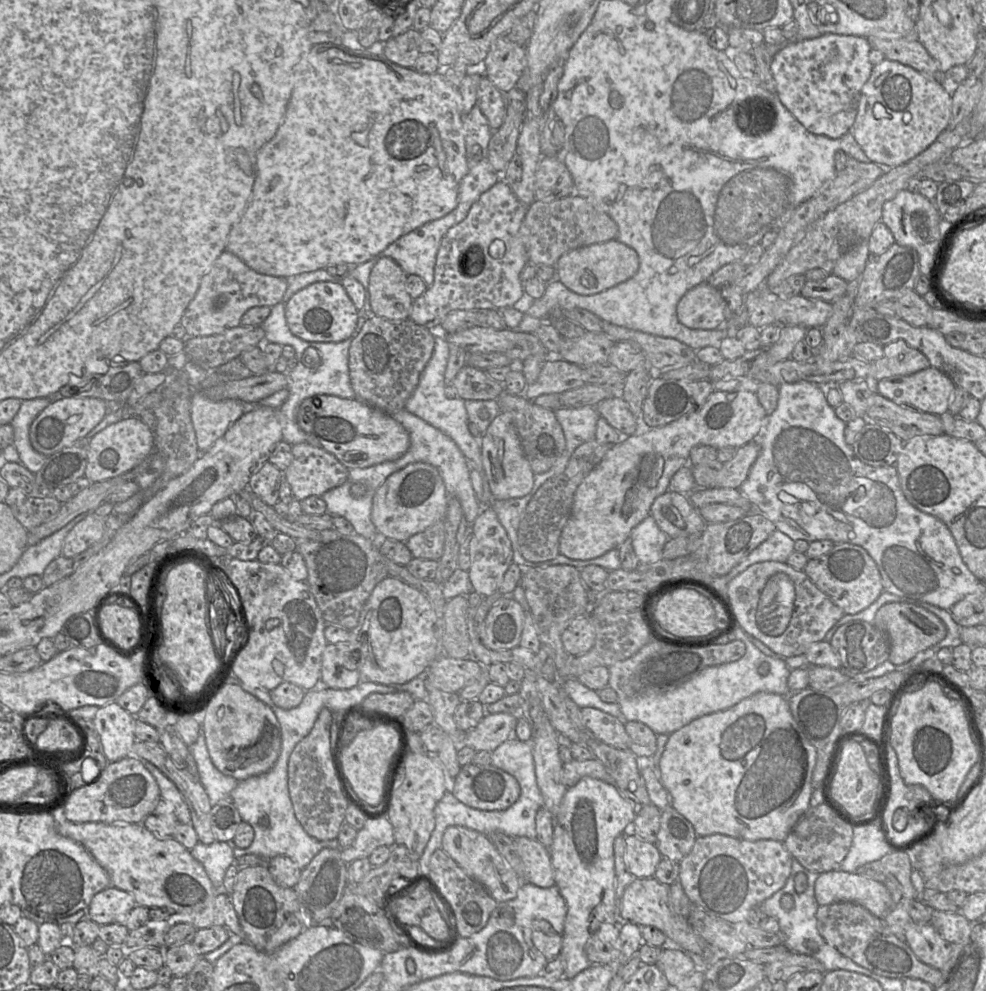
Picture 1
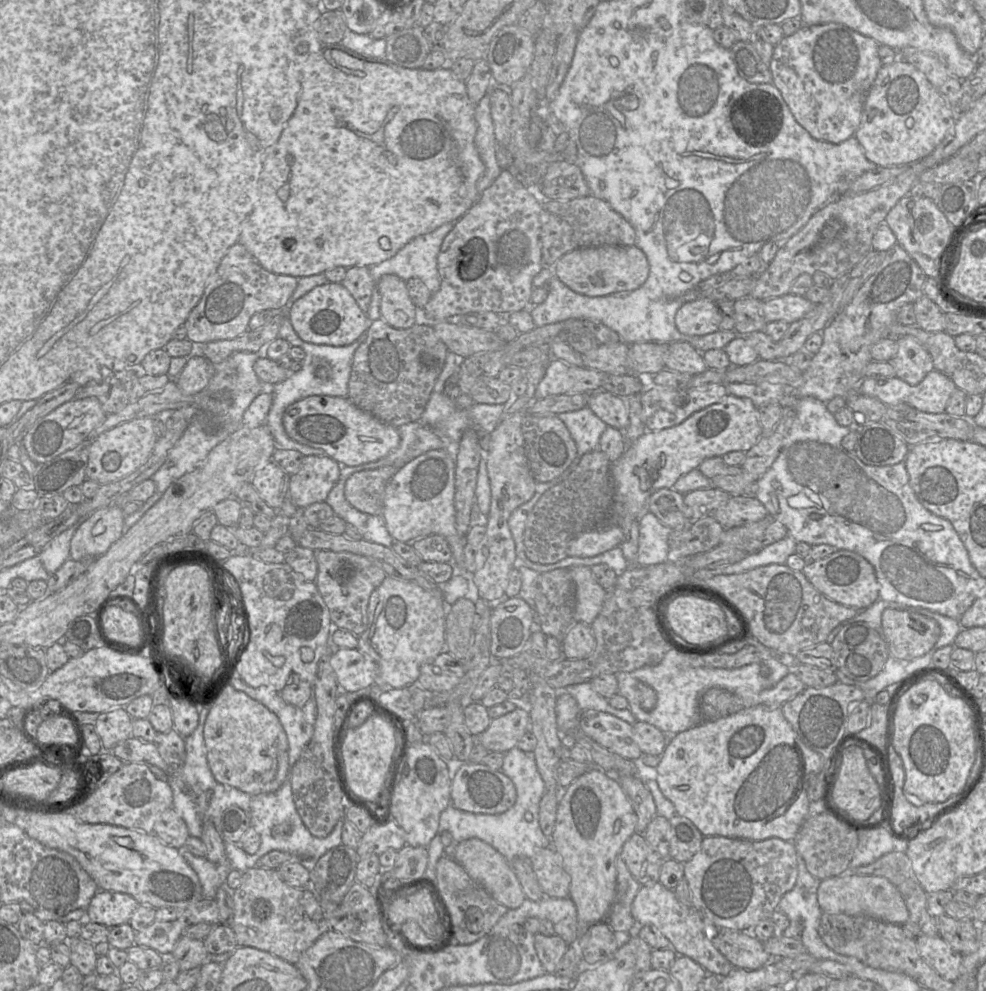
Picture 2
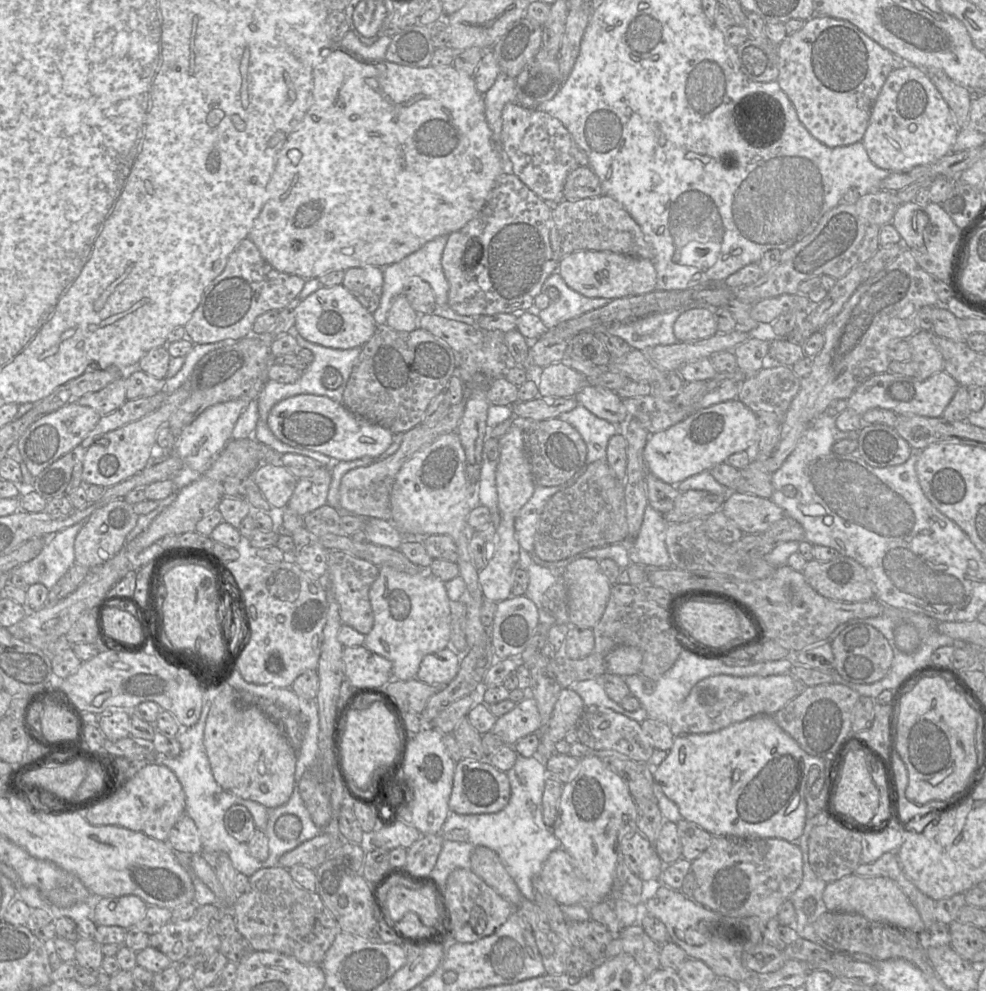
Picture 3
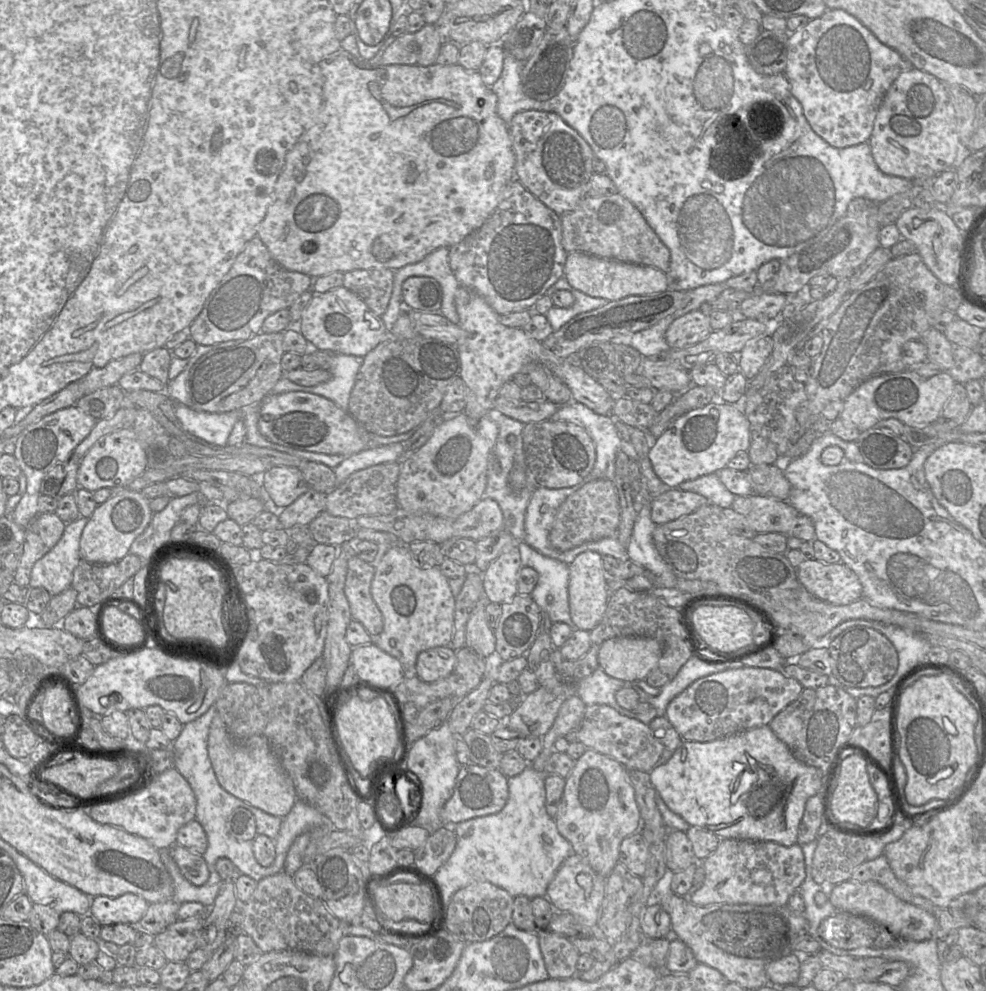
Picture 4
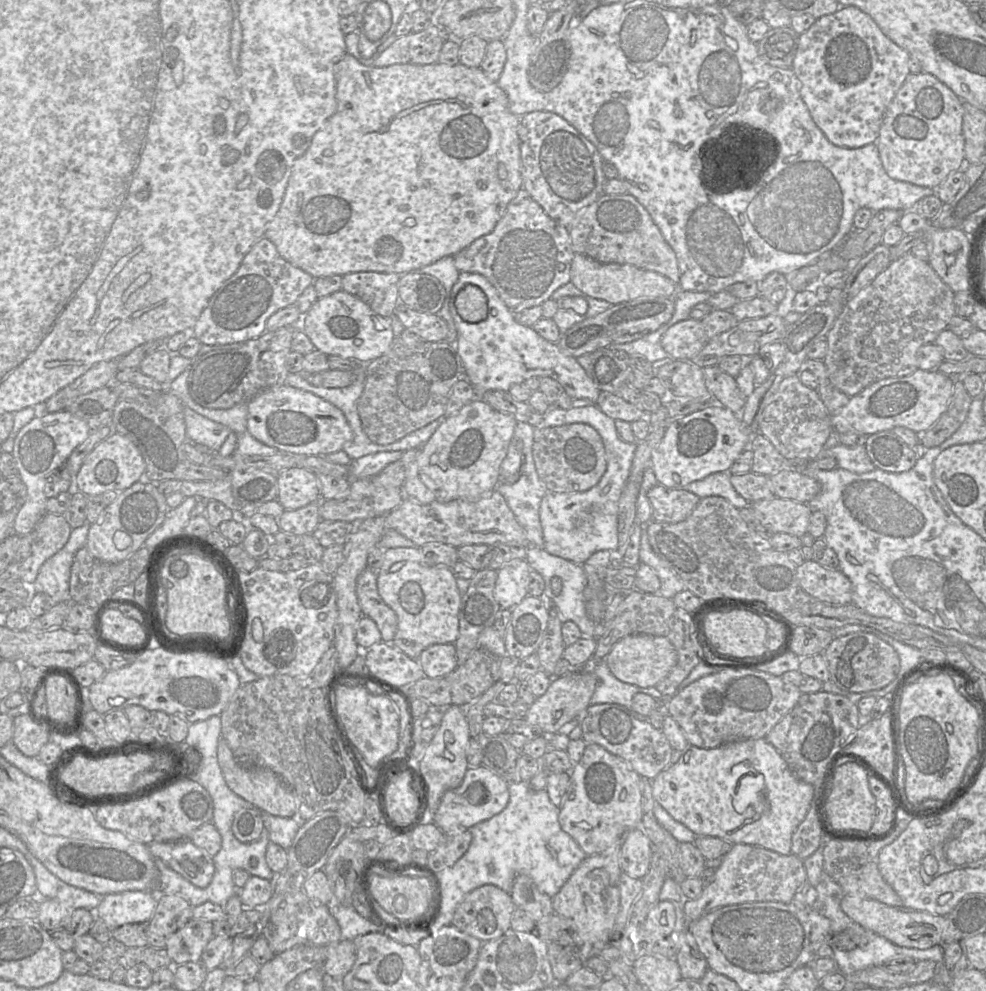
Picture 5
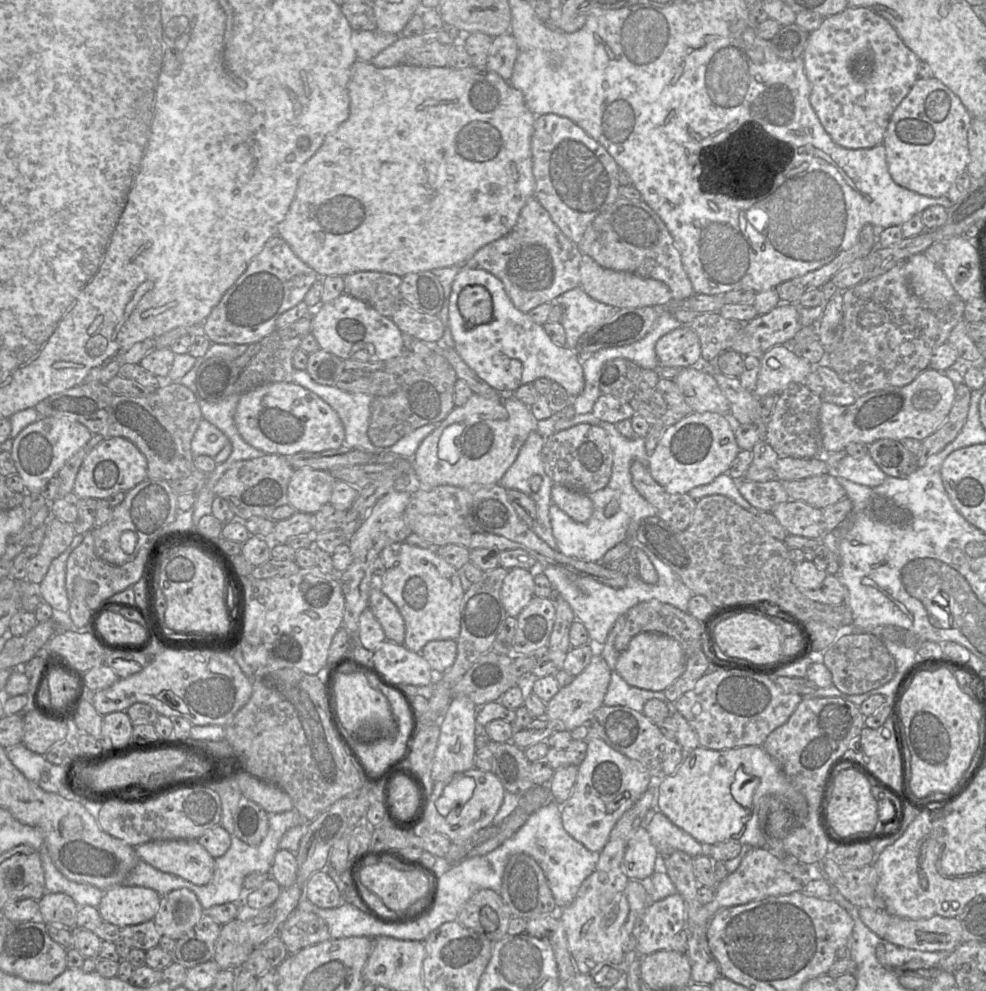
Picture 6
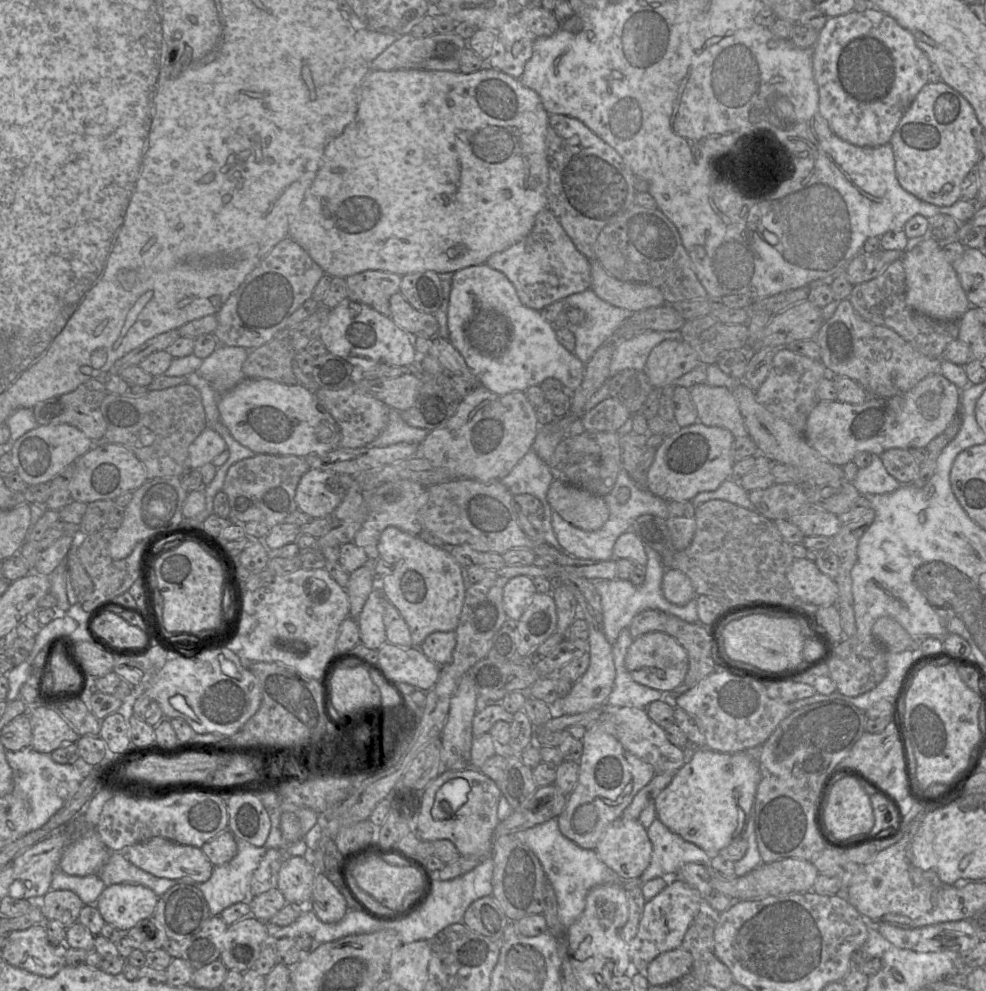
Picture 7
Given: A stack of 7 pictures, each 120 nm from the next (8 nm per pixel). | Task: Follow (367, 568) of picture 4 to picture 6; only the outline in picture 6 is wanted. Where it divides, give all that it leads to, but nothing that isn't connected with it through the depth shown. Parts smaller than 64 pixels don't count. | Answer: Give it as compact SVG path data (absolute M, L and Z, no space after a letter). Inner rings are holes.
M371 589L369 608L379 621L386 640L396 644L404 644L405 623L403 617L396 605L379 589Z

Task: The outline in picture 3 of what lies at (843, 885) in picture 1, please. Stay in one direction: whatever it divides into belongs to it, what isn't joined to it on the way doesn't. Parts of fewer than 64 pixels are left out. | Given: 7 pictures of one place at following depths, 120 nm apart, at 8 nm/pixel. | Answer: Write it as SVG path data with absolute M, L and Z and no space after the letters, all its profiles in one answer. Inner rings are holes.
M855 874L844 876L826 883L822 898L829 912L855 913L872 922L888 923L917 934L925 931L925 925L917 909L901 888L889 878L861 877Z

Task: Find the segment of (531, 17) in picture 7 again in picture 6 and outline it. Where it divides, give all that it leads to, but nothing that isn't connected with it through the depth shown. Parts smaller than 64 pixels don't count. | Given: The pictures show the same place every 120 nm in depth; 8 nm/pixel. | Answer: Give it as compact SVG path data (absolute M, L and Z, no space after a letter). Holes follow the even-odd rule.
M511 33L499 35L493 38L486 67L509 81L517 56L518 45L514 36Z

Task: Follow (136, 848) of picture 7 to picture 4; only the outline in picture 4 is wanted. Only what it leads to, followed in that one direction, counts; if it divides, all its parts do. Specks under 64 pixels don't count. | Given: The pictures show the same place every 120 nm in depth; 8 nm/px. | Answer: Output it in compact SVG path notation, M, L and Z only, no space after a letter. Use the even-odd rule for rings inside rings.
M176 843L169 848L169 853L190 883L201 886L207 882L210 873L202 855Z

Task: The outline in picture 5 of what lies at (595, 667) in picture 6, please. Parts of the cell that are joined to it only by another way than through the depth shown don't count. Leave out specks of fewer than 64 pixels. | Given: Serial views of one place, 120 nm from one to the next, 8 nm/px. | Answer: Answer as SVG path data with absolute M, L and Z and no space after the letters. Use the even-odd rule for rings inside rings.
M589 668L589 670L585 670L585 671L576 671L576 672L572 672L572 673L567 673L567 674L564 675L564 676L553 677L552 680L551 680L551 683L550 683L550 685L549 685L549 687L548 687L548 689L547 689L547 691L546 691L542 696L537 697L537 698L535 699L535 701L533 702L533 704L531 704L531 705L529 706L529 709L528 709L528 711L527 711L526 716L525 716L524 719L525 719L528 723L530 723L530 724L532 724L532 725L535 725L535 726L538 726L539 728L541 728L542 731L544 732L544 734L547 735L547 736L548 736L548 735L553 735L553 734L559 732L560 729L562 729L565 725L567 725L568 723L570 723L570 722L571 722L572 720L574 720L574 719L579 718L579 724L580 724L580 717L581 717L581 715L584 713L584 711L587 709L587 707L591 704L591 703L590 703L590 699L591 699L591 697L592 697L592 695L593 695L595 689L596 689L597 682L598 682L598 681L597 681L597 678L596 678L596 676L590 671L590 668Z

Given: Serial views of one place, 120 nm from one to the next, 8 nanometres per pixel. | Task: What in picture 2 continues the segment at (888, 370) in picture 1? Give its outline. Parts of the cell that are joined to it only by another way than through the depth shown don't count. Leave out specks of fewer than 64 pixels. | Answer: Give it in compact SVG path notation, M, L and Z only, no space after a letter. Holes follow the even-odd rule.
M902 336L897 342L898 352L889 363L893 366L896 377L910 385L917 385L934 370L932 357L912 336Z

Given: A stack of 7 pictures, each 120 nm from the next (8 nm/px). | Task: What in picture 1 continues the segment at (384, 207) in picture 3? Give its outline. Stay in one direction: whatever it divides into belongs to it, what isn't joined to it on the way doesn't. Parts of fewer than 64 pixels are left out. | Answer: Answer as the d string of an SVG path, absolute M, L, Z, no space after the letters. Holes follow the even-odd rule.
M341 42L320 43L312 45L301 59L294 66L294 84L291 96L287 105L283 121L279 126L274 137L268 141L258 152L257 156L257 176L254 182L250 201L239 220L232 226L226 241L226 249L239 257L252 270L275 277L290 278L306 272L313 272L319 269L325 269L328 266L347 264L356 266L362 264L378 253L382 252L388 245L396 241L399 237L421 227L422 225L440 219L452 212L458 204L458 189L461 180L468 172L468 162L466 153L466 143L464 135L464 117L462 97L458 87L453 86L443 76L442 71L436 73L424 74L415 71L413 68L405 68L388 61L383 54L373 54L365 51L366 49L352 49Z

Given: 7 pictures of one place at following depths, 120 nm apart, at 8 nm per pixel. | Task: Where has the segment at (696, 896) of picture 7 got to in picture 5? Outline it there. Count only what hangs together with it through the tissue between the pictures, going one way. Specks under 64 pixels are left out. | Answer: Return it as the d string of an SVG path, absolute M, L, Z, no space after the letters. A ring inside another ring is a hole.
M659 900L646 916L643 940L654 943L666 938L675 930L676 921L675 905L669 900Z

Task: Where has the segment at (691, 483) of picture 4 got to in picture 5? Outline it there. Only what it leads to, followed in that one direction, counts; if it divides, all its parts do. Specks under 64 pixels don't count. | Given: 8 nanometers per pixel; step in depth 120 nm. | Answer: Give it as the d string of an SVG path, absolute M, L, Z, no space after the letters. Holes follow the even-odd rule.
M729 472L712 473L704 479L686 485L683 489L694 493L700 499L719 496L725 498L737 509L745 508L749 502L736 492L730 482L730 475Z

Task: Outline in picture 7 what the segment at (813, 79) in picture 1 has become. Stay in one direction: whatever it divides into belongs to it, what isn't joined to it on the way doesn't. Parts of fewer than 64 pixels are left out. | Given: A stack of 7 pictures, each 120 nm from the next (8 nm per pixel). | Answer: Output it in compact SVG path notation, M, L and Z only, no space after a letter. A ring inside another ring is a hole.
M875 7L829 18L812 50L819 112L840 139L855 146L888 144L917 94L929 83L928 55L908 30Z

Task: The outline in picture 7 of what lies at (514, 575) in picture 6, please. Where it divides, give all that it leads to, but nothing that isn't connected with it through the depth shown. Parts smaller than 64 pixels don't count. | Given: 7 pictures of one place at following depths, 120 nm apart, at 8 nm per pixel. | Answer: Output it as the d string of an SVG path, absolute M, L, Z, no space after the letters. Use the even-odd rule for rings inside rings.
M521 575L510 579L503 590L503 608L508 619L518 621L535 593L535 584L530 577Z

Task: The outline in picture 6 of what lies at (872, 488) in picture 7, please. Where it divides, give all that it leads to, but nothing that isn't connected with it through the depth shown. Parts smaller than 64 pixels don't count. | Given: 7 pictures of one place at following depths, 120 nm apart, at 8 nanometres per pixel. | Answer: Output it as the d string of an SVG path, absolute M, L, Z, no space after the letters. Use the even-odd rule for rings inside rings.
M869 454L862 458L846 455L839 462L836 470L837 477L868 487L882 484L887 477Z

